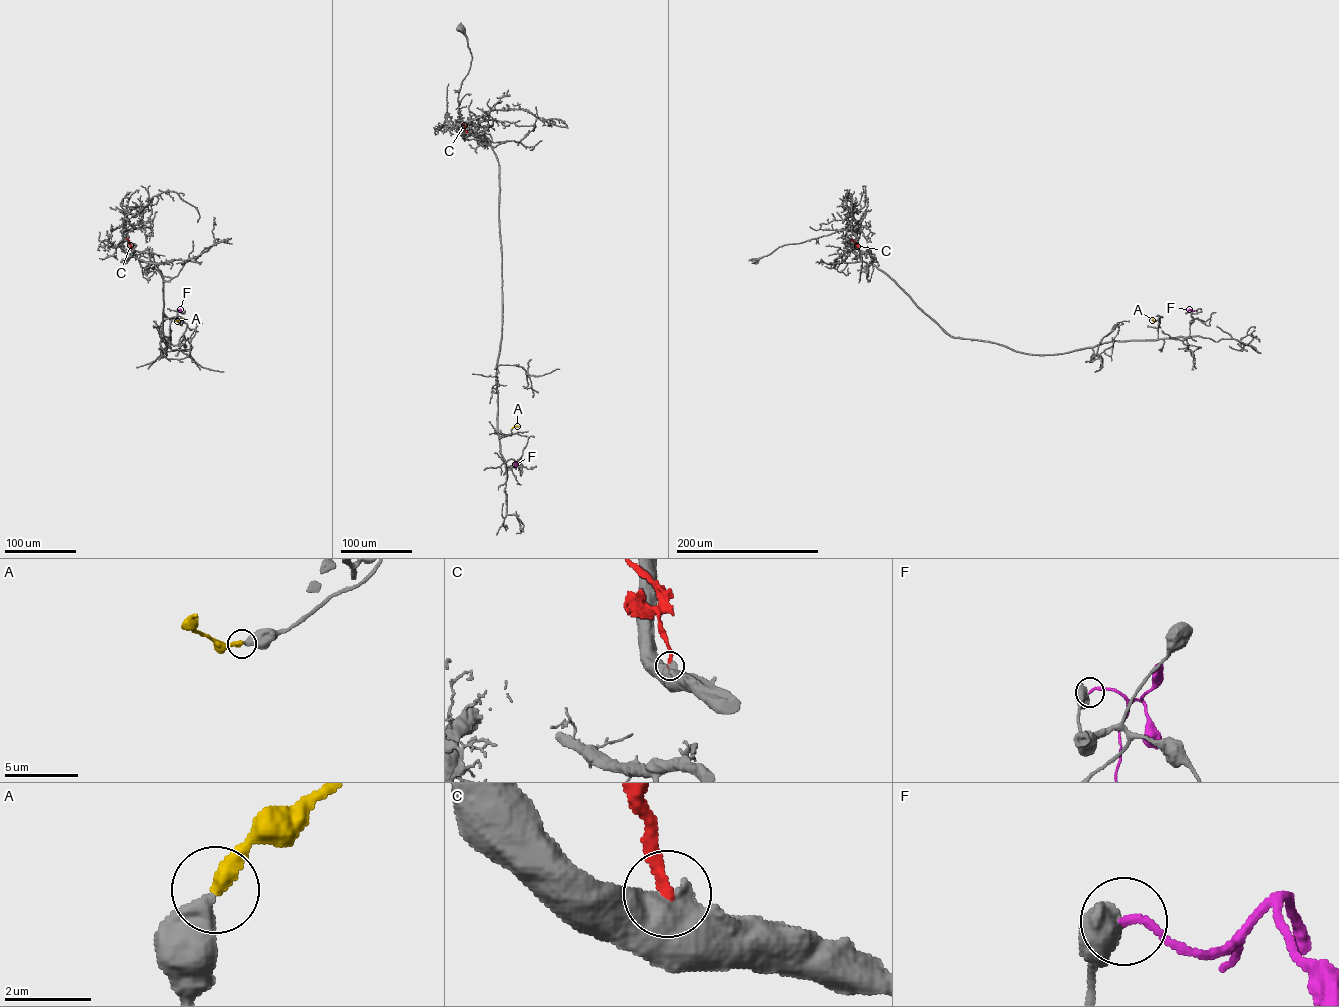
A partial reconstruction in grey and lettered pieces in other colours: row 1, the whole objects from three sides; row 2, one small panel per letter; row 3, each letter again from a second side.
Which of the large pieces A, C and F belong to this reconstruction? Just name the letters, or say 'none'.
A

